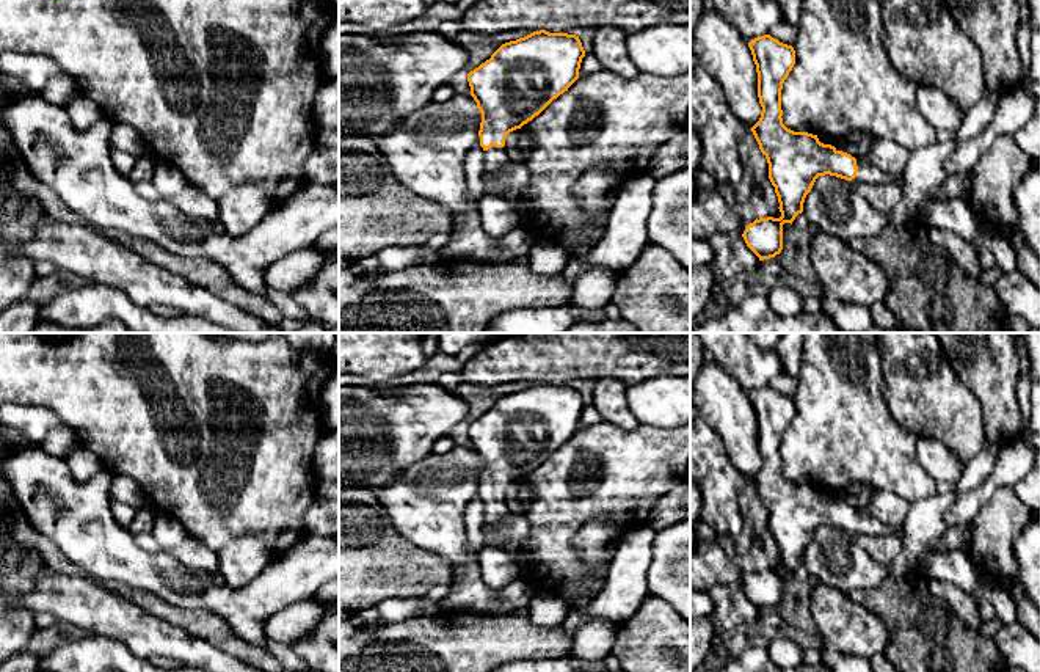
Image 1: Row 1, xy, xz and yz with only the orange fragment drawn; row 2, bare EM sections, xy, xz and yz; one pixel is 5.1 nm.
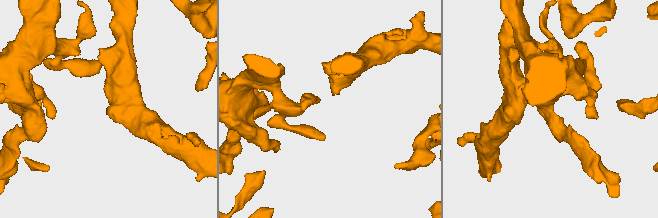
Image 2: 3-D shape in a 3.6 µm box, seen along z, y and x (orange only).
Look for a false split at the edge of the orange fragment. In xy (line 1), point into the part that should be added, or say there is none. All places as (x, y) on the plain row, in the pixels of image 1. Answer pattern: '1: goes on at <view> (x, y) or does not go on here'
1: does not go on here

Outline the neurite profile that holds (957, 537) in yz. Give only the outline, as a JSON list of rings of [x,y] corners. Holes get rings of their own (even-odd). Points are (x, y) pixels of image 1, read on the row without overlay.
[[[952,526],[947,528],[941,537],[946,550],[962,550],[969,553],[973,535],[969,526]]]

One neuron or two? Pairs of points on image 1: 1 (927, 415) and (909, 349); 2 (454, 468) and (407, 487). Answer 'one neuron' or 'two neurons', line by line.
1: one neuron
2: one neuron

